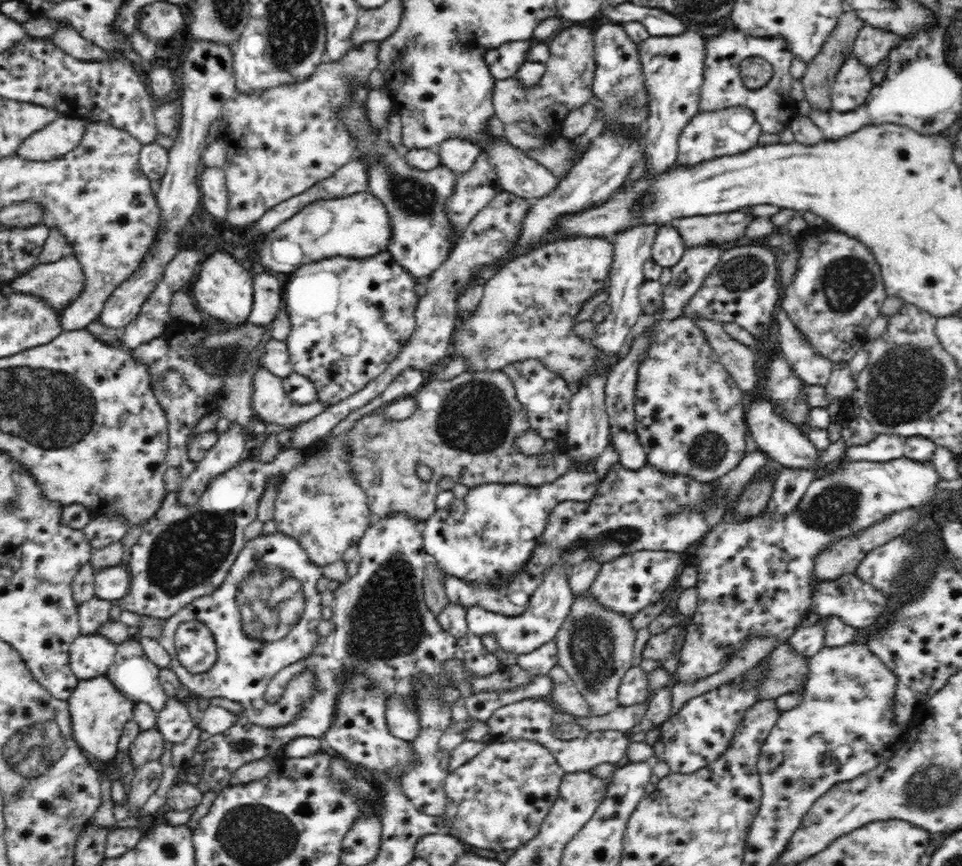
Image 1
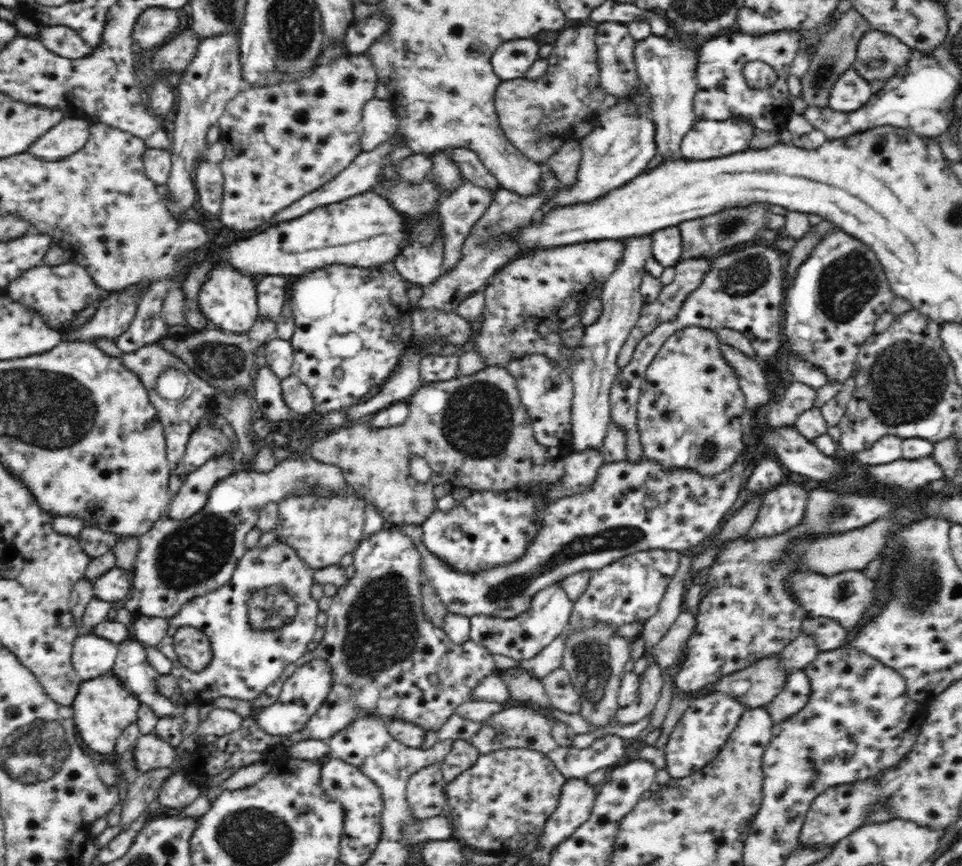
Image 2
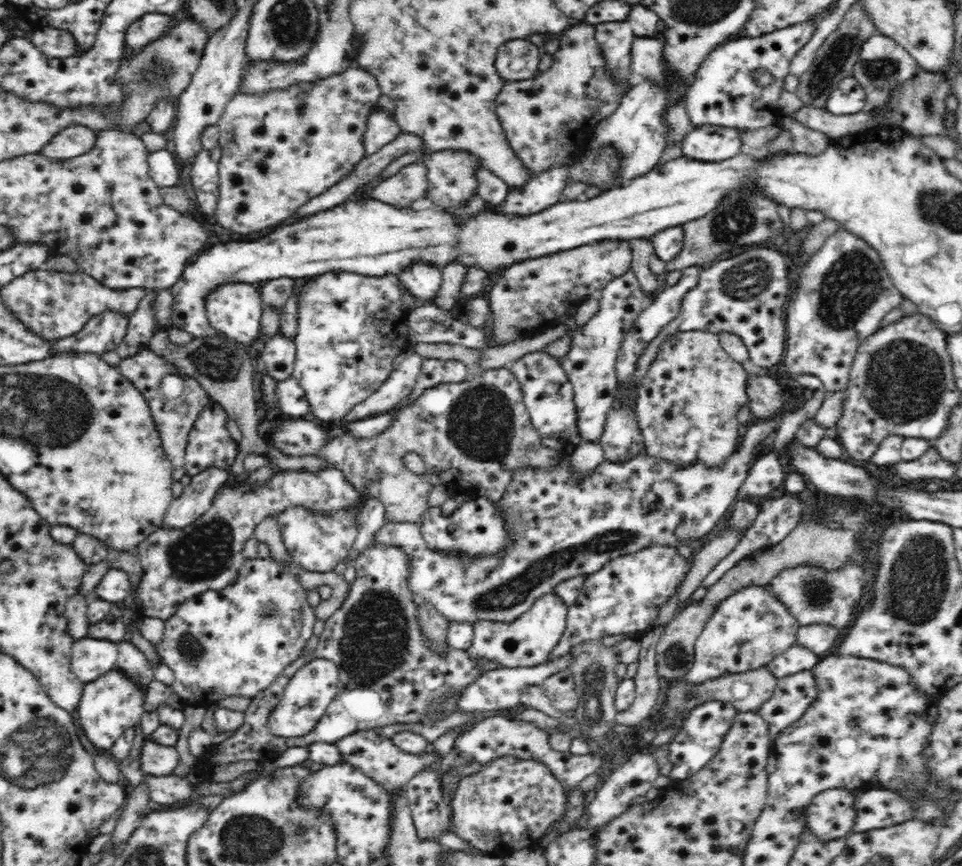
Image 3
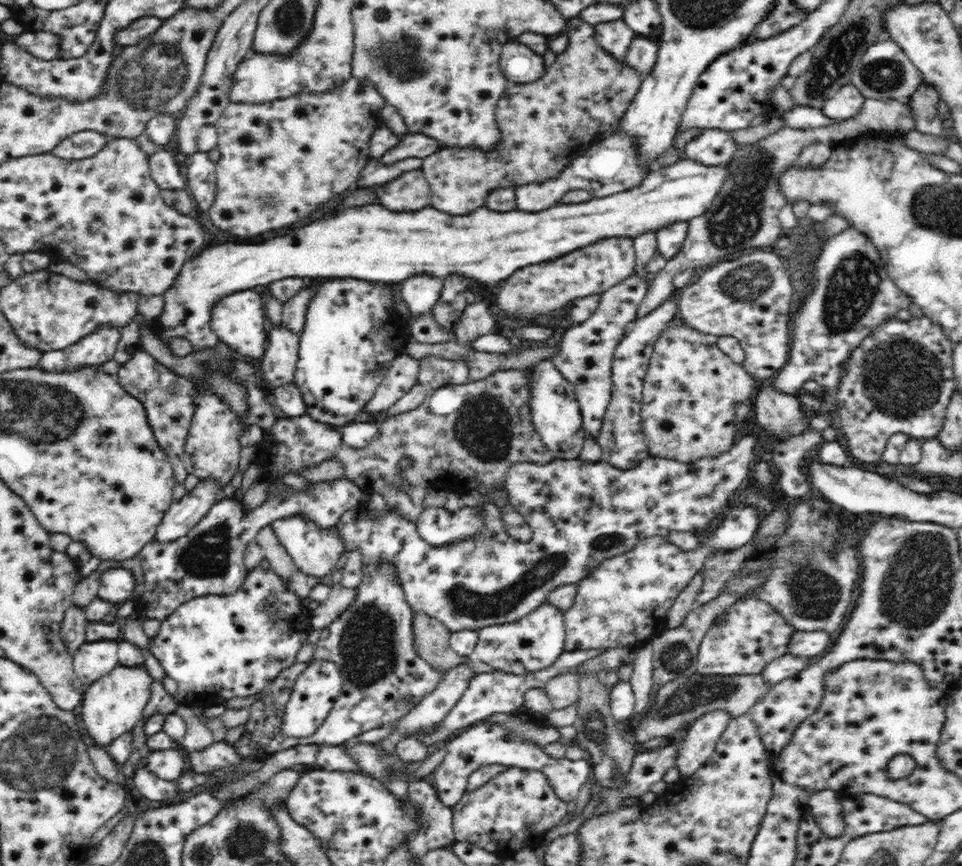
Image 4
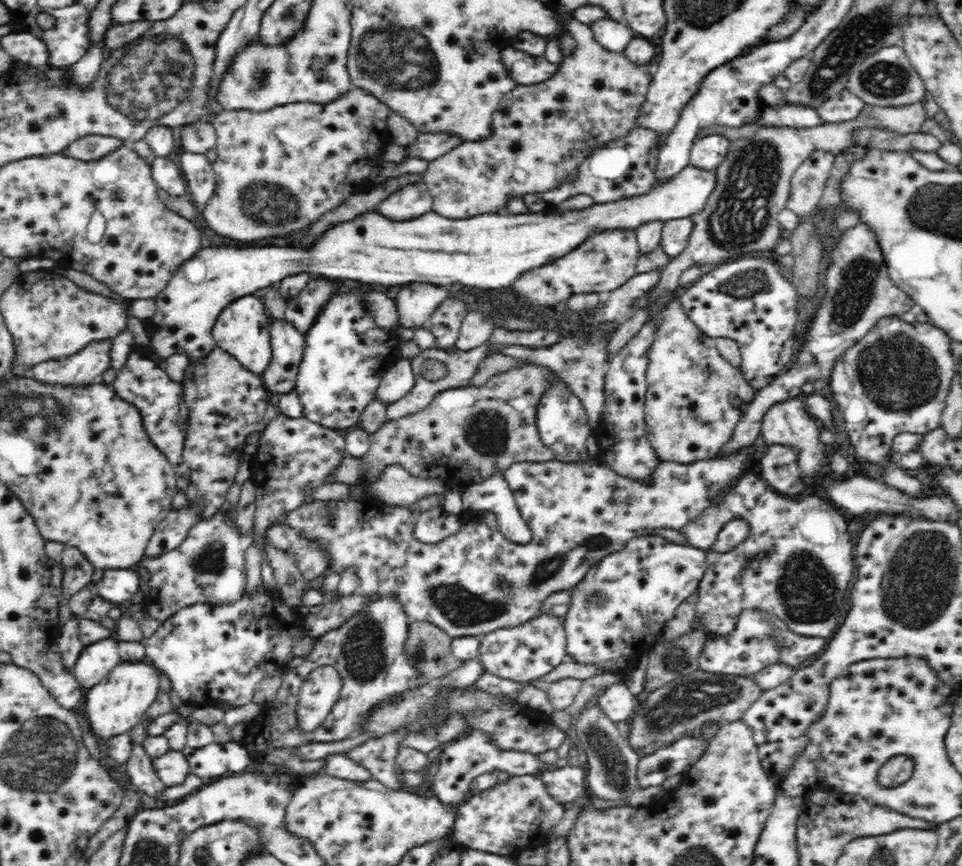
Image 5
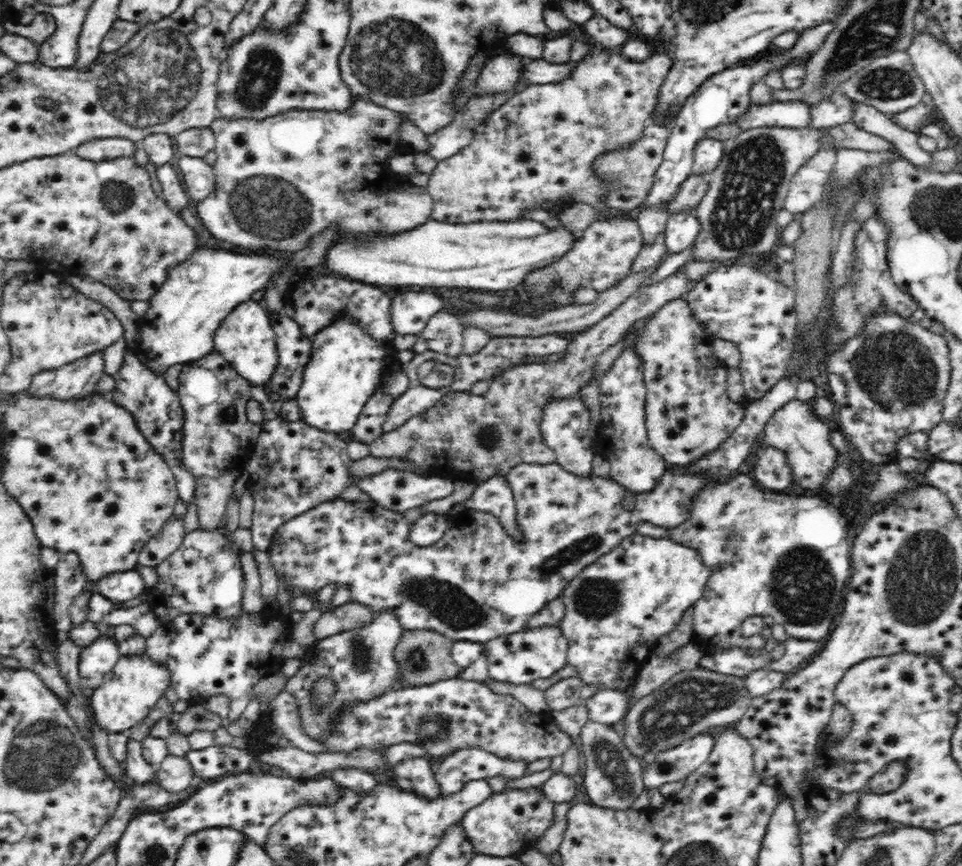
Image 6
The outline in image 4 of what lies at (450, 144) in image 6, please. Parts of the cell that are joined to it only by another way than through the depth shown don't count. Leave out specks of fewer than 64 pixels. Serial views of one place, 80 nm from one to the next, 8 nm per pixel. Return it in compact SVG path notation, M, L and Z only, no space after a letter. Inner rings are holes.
M410 133L400 139L398 146L390 149L384 156L379 158L382 164L392 164L404 158L421 158L430 156L439 149L438 144L429 136L422 133Z

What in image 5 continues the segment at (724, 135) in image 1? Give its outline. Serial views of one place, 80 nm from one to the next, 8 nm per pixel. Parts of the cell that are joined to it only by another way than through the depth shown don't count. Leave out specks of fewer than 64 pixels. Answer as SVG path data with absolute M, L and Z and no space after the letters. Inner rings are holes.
M722 136L698 137L689 154L690 162L699 169L714 170L726 158L728 148L730 148L730 141Z

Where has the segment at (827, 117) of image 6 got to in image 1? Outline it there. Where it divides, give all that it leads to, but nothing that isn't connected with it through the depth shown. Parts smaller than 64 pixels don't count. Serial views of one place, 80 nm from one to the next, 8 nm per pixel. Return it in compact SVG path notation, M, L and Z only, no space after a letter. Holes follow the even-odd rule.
M853 52L848 54L831 88L831 108L838 112L850 112L863 105L873 87L870 76Z

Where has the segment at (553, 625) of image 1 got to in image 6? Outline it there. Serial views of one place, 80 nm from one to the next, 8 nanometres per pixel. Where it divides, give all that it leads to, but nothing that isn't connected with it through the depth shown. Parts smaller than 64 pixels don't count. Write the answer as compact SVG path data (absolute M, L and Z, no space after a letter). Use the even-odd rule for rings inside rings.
M545 626L490 639L484 644L484 654L492 679L529 685L534 680L550 678L562 670L567 664L567 648L568 643L559 627Z

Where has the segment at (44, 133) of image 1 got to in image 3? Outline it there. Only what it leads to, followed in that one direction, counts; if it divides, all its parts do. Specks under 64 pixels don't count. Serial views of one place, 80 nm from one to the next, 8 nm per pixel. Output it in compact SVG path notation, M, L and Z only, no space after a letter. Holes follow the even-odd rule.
M84 125L66 127L40 148L40 153L48 159L71 159L88 152L96 142L97 132Z

